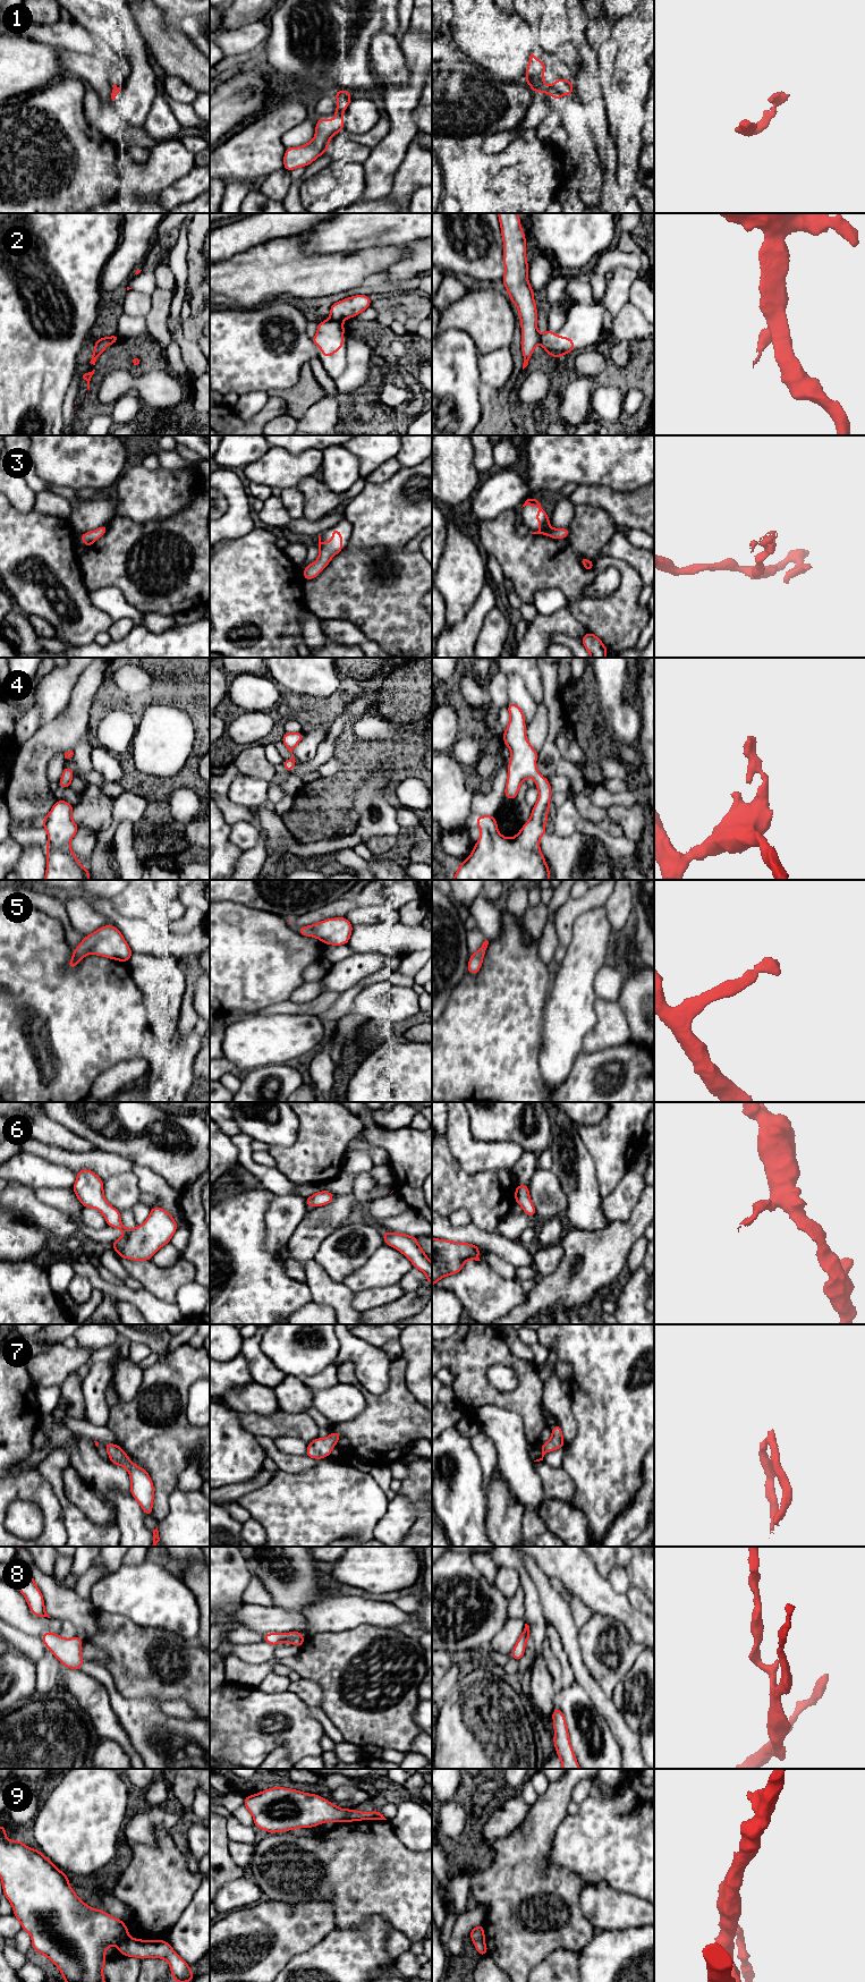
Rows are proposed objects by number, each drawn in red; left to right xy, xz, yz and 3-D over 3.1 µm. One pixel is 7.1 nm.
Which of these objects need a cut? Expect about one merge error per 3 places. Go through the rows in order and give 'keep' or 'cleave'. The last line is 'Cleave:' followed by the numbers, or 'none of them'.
1: cleave
2: cleave
3: keep
4: keep
5: keep
6: keep
7: keep
8: keep
9: cleave
Cleave: 1, 2, 9

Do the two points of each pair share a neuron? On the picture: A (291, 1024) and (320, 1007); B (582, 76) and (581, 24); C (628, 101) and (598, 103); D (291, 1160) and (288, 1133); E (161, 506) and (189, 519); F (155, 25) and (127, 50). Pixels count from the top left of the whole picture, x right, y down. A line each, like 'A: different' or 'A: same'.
A: different
B: different
C: different
D: different
E: different
F: different

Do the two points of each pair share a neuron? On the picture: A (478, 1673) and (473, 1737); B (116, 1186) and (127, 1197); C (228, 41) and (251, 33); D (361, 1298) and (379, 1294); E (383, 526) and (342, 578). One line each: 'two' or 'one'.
A: one
B: one
C: one
D: one
E: two

